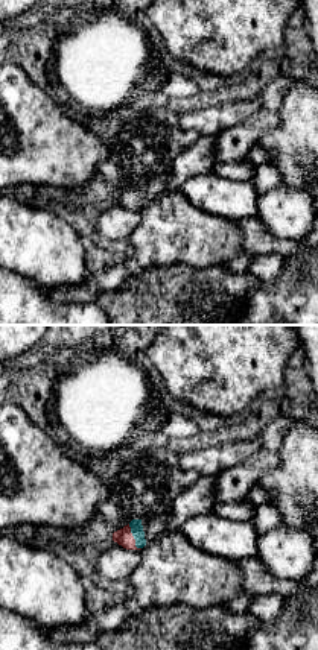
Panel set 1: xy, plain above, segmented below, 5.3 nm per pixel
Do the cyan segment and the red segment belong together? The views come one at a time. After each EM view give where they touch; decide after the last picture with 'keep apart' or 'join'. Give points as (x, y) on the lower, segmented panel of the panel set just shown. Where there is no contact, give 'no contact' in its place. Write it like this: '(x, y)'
(134, 538)

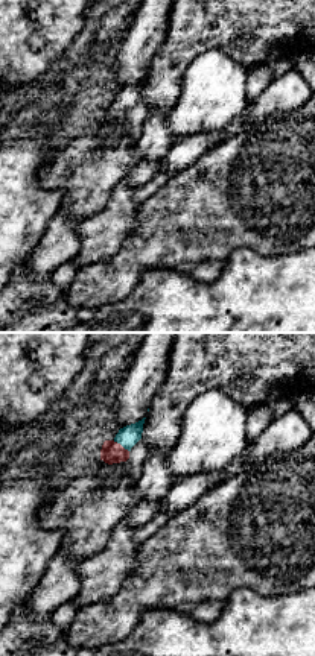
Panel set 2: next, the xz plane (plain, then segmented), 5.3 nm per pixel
(120, 444)

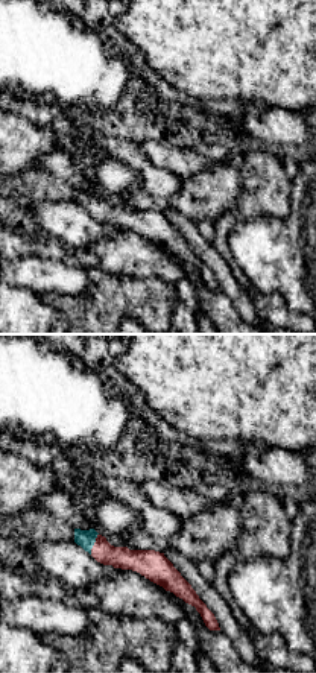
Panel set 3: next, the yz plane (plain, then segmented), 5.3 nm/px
(93, 544)

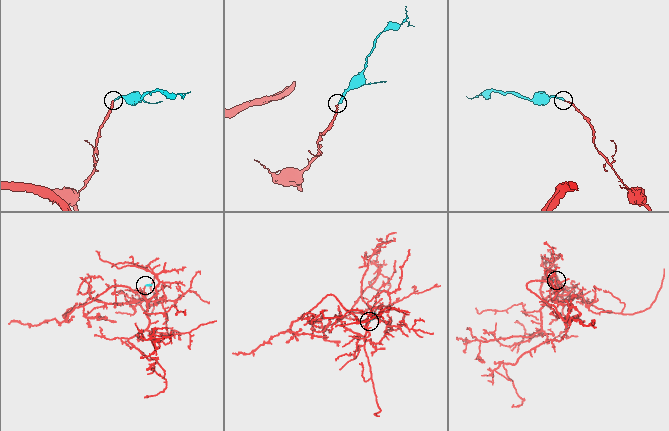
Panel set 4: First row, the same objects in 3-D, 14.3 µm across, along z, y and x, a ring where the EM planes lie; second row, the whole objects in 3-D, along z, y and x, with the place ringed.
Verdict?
join

